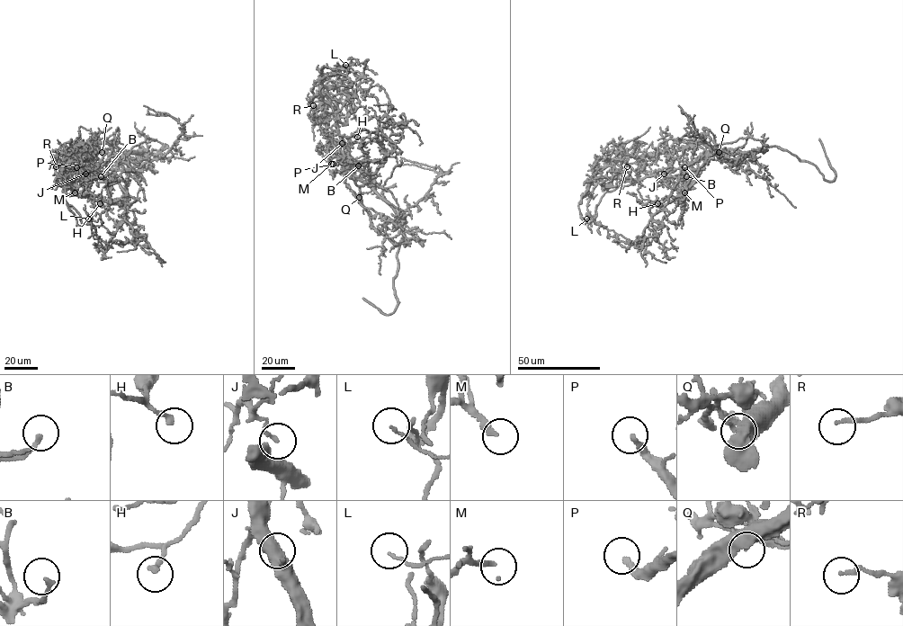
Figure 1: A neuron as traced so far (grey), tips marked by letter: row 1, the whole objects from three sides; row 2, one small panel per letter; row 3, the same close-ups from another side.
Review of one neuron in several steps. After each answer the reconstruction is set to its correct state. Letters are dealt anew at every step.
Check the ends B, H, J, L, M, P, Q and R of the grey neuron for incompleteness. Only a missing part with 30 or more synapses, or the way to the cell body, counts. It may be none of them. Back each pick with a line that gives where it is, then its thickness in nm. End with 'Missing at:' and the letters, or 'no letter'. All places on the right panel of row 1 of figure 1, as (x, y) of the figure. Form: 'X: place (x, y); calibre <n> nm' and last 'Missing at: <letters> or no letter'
Missing at: no letter

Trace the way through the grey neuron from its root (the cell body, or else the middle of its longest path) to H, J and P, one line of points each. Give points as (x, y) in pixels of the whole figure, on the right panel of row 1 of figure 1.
H: (707, 157), (706, 152), (701, 172), (681, 195), (663, 206), (657, 206), (651, 201), (657, 203)
J: (707, 157), (702, 165), (688, 169), (680, 175), (666, 176), (657, 173), (661, 171), (664, 174)
P: (707, 157), (702, 165), (688, 169), (682, 175), (684, 174), (684, 167)

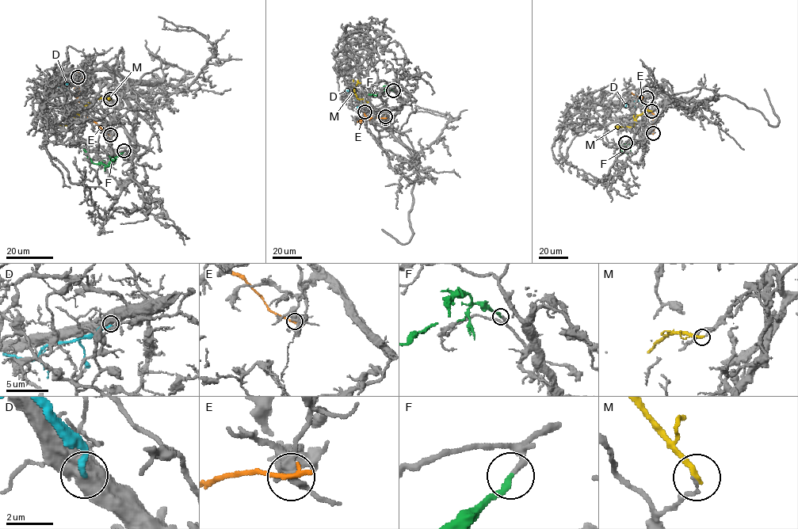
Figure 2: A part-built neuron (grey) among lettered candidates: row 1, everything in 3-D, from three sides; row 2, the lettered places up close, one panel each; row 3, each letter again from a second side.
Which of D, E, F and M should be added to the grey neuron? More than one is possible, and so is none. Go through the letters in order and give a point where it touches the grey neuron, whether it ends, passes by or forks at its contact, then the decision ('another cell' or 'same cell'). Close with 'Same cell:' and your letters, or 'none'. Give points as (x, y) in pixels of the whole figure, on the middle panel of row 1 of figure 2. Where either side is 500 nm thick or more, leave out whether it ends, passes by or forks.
D: meets grey at (364, 112); another cell
E: meets grey at (385, 118); it ends there; another cell
F: meets grey at (393, 90); it ends there; same cell
M: meets grey at (385, 116); it ends there; another cell
Same cell: F

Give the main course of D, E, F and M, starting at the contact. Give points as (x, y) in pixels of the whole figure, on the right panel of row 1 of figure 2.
D: (646, 97), (632, 104), (627, 103), (626, 107)
E: (653, 133), (654, 116), (642, 99), (631, 93)
F: (625, 143), (621, 149), (626, 153), (630, 151), (630, 142)
M: (651, 111), (646, 110), (638, 115), (632, 126), (617, 128)

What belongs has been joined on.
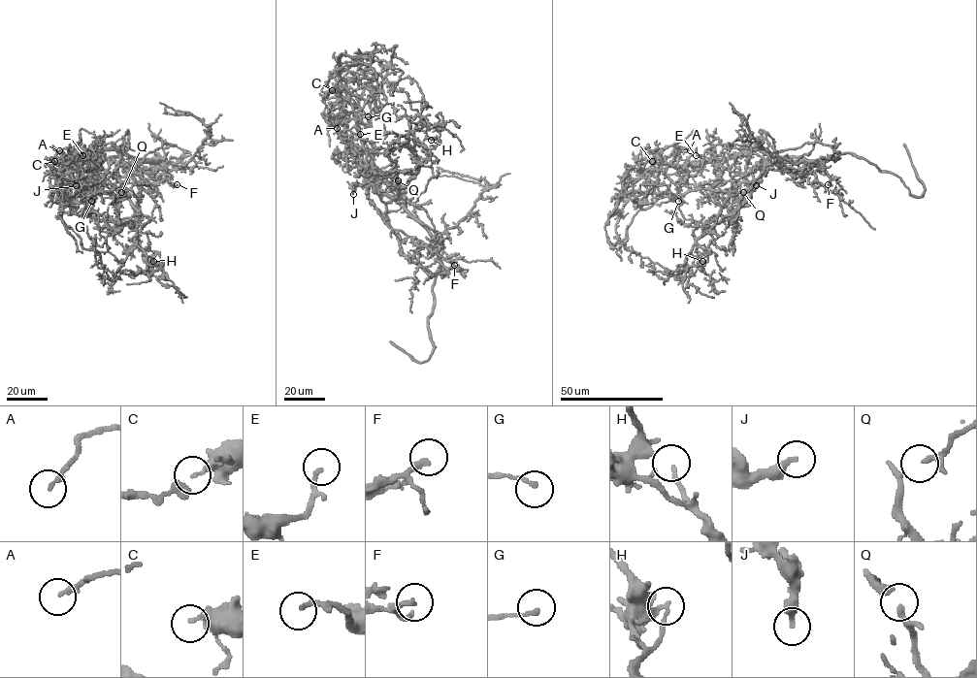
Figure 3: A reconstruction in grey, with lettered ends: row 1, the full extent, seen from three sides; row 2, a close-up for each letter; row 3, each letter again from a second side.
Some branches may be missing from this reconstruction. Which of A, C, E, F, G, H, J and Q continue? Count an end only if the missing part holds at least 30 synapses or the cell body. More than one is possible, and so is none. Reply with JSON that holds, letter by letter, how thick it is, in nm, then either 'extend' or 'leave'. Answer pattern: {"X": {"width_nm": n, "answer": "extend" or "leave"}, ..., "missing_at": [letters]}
{"A": {"width_nm": 190, "answer": "leave"}, "C": {"width_nm": 280, "answer": "leave"}, "E": {"width_nm": 180, "answer": "leave"}, "F": {"width_nm": 200, "answer": "extend"}, "G": {"width_nm": 160, "answer": "leave"}, "H": {"width_nm": 130, "answer": "leave"}, "J": {"width_nm": 260, "answer": "leave"}, "Q": {"width_nm": 120, "answer": "extend"}, "missing_at": ["F", "Q"]}

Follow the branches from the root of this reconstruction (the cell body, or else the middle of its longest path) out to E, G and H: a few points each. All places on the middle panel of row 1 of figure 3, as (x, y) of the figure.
E: (385, 203), (397, 199), (387, 195), (363, 171), (351, 151), (349, 140), (358, 138), (360, 134)
G: (385, 203), (375, 190), (357, 125), (358, 112), (360, 117), (368, 116)
H: (385, 203), (397, 195), (417, 171), (413, 132), (421, 128), (419, 130), (424, 131), (431, 140)

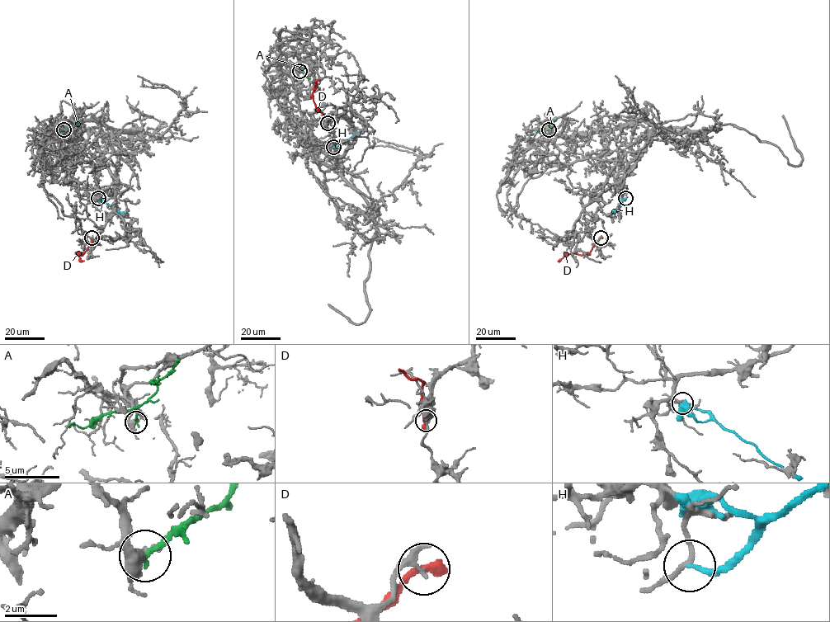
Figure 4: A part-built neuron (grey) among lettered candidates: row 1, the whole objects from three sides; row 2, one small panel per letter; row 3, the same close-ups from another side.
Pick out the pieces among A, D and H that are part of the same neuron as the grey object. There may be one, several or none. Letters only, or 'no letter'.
no letter

